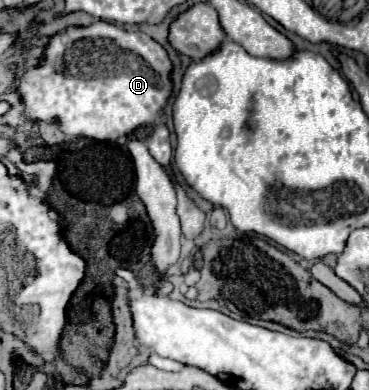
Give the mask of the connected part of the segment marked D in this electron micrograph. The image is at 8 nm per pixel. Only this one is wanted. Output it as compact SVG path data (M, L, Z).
M94 22L90 26L70 26L50 38L40 62L24 72L18 94L24 104L24 114L34 120L58 124L64 134L86 136L104 142L116 142L120 136L134 132L138 126L152 124L162 112L170 92L170 58L166 50L140 30L124 30L110 22Z

